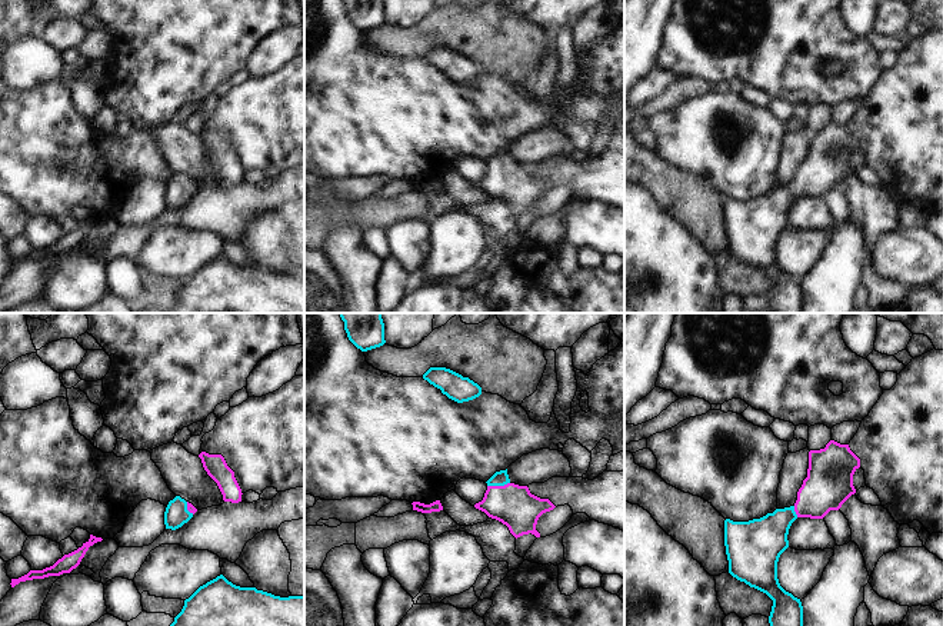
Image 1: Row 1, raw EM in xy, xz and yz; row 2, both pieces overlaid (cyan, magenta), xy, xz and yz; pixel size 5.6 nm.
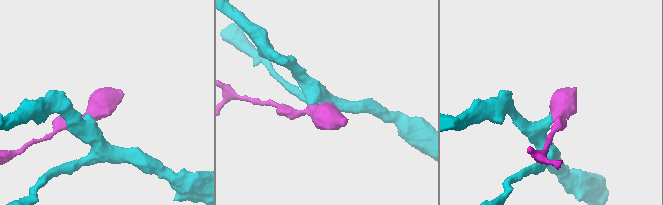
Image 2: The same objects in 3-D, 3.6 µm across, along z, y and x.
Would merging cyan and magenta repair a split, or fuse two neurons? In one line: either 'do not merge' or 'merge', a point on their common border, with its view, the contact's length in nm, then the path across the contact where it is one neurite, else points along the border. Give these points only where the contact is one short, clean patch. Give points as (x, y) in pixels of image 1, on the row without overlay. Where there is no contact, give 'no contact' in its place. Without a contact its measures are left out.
merge; meets cyan in xz at (497, 165); contact 130 nm long; runs through xz (500, 157), (497, 165), (515, 186)

